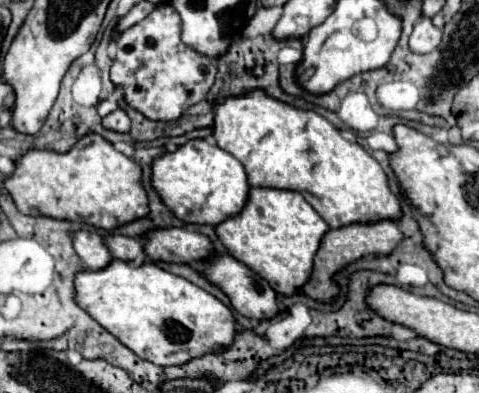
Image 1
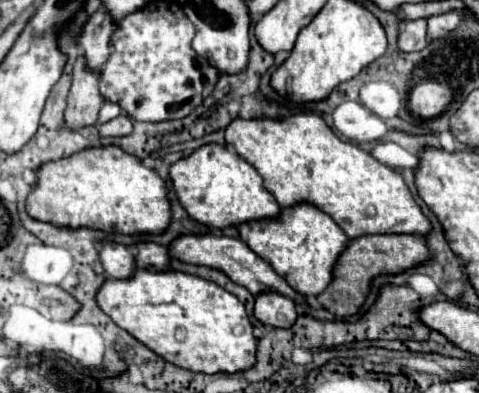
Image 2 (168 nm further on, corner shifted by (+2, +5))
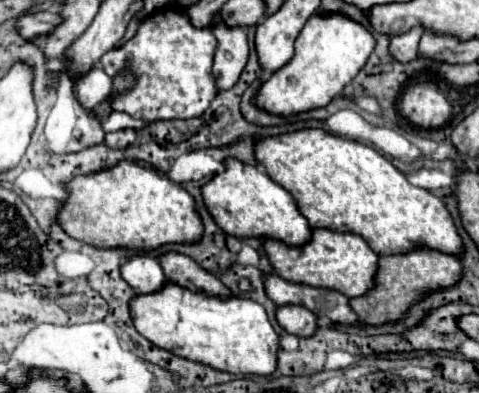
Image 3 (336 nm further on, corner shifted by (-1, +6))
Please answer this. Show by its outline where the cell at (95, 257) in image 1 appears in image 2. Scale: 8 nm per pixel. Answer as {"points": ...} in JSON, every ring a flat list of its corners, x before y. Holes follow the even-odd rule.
{"points":[[101,241,101,251,99,251,101,265,105,269,105,275,109,279,125,279,129,271,133,271,133,251,121,243,113,241]]}

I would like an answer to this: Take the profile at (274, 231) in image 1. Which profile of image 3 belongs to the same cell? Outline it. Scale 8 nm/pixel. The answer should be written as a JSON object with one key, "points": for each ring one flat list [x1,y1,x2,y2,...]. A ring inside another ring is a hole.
{"points":[[318,228,314,230,312,240,300,248,284,246,278,240,264,240,264,248,276,274,288,282,338,290,348,298,364,296,376,286,378,254,358,234,344,234]]}

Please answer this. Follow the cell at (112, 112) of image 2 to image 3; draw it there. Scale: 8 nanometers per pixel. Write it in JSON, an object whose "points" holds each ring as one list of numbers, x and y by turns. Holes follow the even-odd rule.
{"points":[[114,110,106,120,102,120,102,128,104,128,106,132,116,132,116,130,124,130,124,128,138,130,138,128,140,128,140,120,134,120,132,116]]}

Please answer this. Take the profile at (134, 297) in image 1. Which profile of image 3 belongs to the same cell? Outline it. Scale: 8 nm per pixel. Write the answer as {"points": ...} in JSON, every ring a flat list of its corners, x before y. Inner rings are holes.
{"points":[[168,284,160,292,154,294,140,294,130,302,132,318,136,330,146,336,152,344,180,356,192,362,200,362,206,366,212,366,222,372,230,374,258,374,258,376,270,376,276,370,278,364,278,350,280,350,280,336,276,334,274,326,268,320,266,310,248,298,212,298,204,294,190,292,186,288,180,288,178,284]]}

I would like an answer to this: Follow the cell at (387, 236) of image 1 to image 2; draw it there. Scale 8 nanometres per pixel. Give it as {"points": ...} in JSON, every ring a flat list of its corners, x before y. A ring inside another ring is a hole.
{"points":[[411,233,363,235,363,237,349,239,345,249,339,255,335,267,333,267,333,281,329,283,329,287,321,295,317,295,317,301,337,317,355,315,357,309,363,305,369,283,375,275,379,275,379,273,403,273,409,267,421,263,421,259,425,259,425,255,429,255,429,249,425,247,425,243,421,243,419,235,411,235]]}

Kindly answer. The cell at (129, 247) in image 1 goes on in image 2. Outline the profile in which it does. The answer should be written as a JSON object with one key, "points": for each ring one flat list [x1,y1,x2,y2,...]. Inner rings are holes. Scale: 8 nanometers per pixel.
{"points":[[143,241,135,245,135,263,137,267,145,267,147,271,161,271,161,267,169,267,169,253,167,247]]}

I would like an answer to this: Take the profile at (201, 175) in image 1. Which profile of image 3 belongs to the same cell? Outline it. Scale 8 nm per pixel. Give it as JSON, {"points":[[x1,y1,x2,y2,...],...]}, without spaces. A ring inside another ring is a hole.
{"points":[[234,158,226,160,224,166,224,172,216,174,206,186,202,186,202,196,216,224,226,234,236,238,272,238,284,242,286,246,304,246,310,242,312,228,308,220,300,214,298,204,290,192,286,192,256,166,244,164]]}

